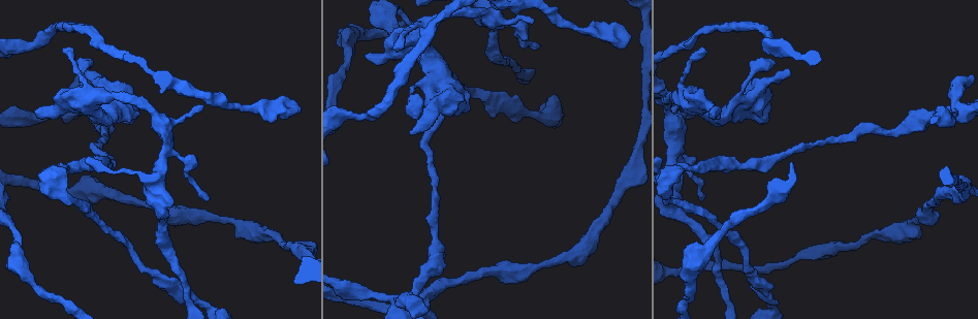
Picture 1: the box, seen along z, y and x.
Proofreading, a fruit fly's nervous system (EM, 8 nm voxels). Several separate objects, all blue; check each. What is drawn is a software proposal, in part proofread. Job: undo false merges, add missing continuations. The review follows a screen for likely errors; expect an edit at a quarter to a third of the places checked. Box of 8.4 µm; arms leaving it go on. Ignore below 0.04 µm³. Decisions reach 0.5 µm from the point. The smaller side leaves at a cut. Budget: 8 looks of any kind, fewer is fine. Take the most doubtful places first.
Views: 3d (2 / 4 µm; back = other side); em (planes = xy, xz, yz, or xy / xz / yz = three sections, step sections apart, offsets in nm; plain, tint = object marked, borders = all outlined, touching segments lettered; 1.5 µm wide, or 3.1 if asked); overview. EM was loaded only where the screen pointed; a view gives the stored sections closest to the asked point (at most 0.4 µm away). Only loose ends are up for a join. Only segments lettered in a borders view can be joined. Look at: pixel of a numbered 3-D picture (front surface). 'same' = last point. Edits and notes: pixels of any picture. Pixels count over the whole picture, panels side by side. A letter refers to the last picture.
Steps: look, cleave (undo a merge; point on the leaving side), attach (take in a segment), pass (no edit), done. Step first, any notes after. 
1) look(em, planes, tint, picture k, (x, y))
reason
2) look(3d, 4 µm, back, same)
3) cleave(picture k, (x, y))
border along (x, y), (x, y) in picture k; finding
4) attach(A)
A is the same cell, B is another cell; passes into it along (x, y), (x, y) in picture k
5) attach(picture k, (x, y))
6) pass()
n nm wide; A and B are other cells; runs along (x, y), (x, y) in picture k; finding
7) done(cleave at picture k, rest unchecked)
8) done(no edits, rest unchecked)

look(em, planes, tint, picture 1, (538, 45))
free end

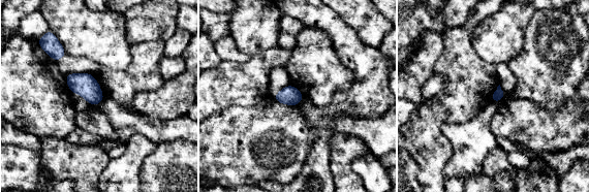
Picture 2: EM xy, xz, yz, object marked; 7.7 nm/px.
look(em, planes, borders, same)

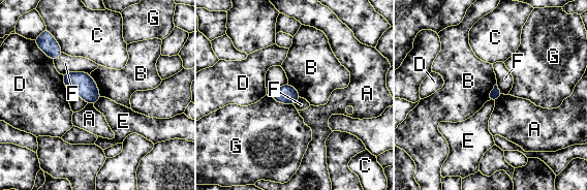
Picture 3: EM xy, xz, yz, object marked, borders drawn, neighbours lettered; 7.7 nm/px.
pass()
80 nm wide; F touches over 220 nm; A, B, C, D, E, F and G are other cells; no lettered segment goes on from it

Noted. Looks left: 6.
look(3d, 2 µm, picture 1, (418, 49))
thin neck

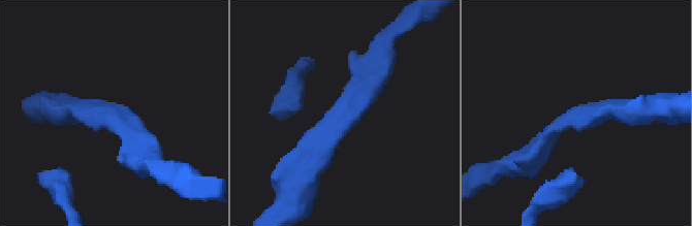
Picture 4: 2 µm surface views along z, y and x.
look(em, planes, borders, picture 4, (577, 113))
arms of 200, 220 nm; now the EM

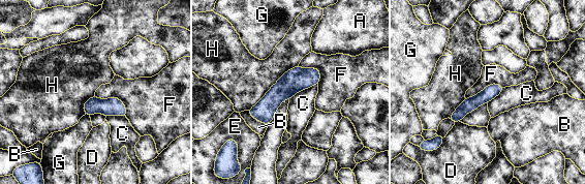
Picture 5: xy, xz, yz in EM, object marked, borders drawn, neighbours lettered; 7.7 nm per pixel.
pass()
60 nm wide; A, B, C, D, E, F, G and H are other cells; border along (95, 95), (117, 97), (127, 115) in picture 5; all the same neuron

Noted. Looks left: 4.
look(3d, 4 µm, picture 1, (771, 60))
free end

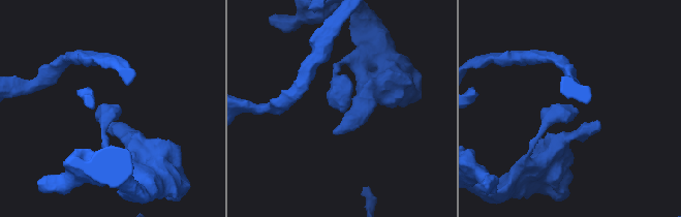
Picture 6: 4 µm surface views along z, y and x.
look(em, xy, step 4, borders, picture 6, (573, 111))

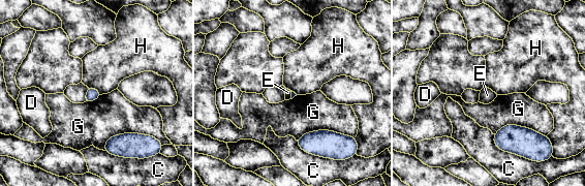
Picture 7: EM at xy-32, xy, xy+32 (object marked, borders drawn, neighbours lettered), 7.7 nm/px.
pass()
C, D, E, G and H are other cells; border along (88, 87), (95, 88), (101, 94) in picture 7; none of them fits

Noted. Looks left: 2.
done(no edits, rest unchecked)

